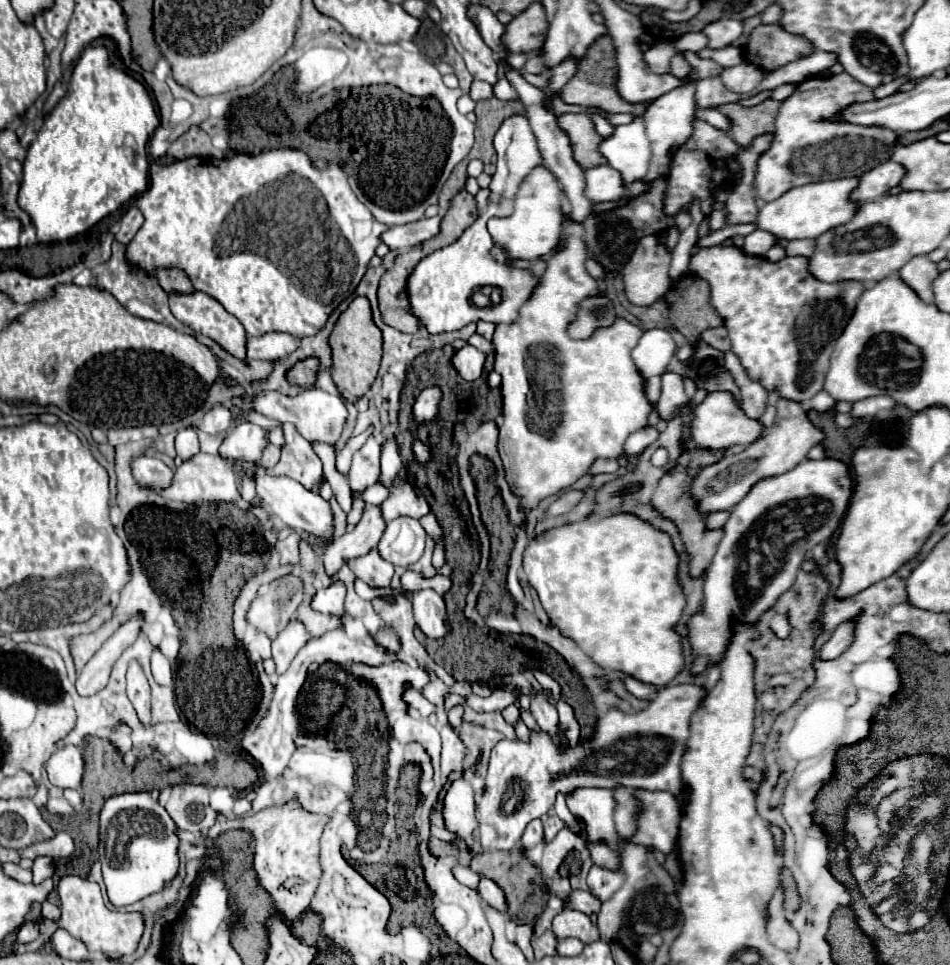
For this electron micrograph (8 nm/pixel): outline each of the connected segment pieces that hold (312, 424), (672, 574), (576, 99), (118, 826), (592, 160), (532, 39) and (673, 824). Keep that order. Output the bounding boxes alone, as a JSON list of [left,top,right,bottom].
[[231,389,347,445],[523,515,685,685],[561,35,633,113],[99,793,179,907],[557,113,605,169],[501,3,545,53],[633,791,681,855]]

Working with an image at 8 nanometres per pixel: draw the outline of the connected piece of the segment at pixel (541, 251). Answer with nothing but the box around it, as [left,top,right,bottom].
[487,167,563,261]

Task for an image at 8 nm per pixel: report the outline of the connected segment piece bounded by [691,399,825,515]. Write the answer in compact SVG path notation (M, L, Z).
M779 399L777 401L775 425L771 427L771 431L767 431L765 437L751 443L743 453L723 457L721 461L717 461L713 465L707 465L693 475L691 497L695 501L697 511L701 515L711 515L711 513L717 513L717 511L731 509L761 479L777 477L777 475L783 475L783 473L791 471L797 463L801 463L807 457L807 453L813 445L823 441L823 437L825 435L817 427L813 427L813 423L807 419L807 413L803 411L803 407L799 403Z

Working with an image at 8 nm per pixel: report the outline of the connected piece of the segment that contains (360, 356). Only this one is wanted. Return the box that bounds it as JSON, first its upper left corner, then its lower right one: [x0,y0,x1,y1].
[329,297,383,403]

